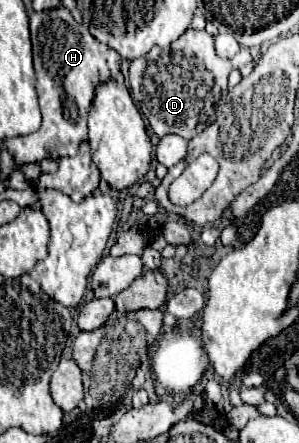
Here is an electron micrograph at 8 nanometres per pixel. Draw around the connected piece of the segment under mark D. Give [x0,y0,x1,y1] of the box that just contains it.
[131,29,231,139]

